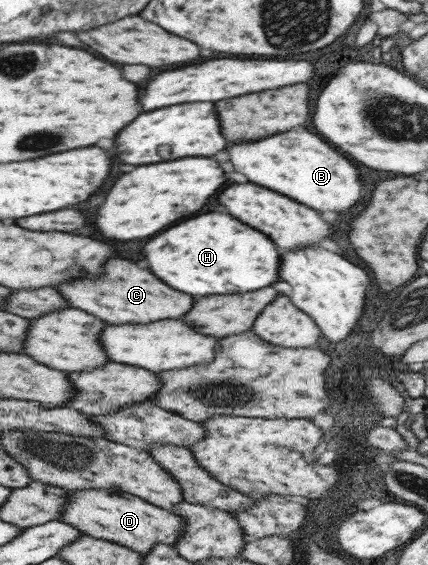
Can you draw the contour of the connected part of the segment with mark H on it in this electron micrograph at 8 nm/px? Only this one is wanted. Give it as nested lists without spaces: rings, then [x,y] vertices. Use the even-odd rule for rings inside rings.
[[[211,212],[179,222],[149,240],[141,252],[161,282],[191,296],[241,294],[277,282],[279,252],[273,242],[229,214]]]

